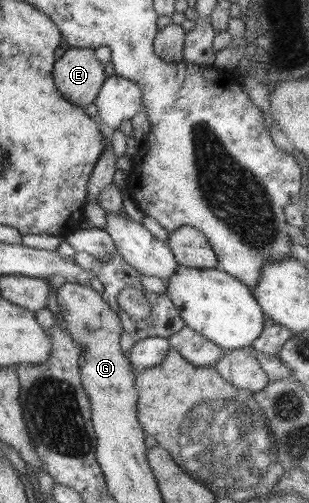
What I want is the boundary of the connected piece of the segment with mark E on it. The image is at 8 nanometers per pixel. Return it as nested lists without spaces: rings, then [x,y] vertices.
[[[70,48],[55,62],[52,77],[55,87],[67,101],[85,108],[89,103],[94,103],[103,87],[105,65],[97,59],[94,49]]]

